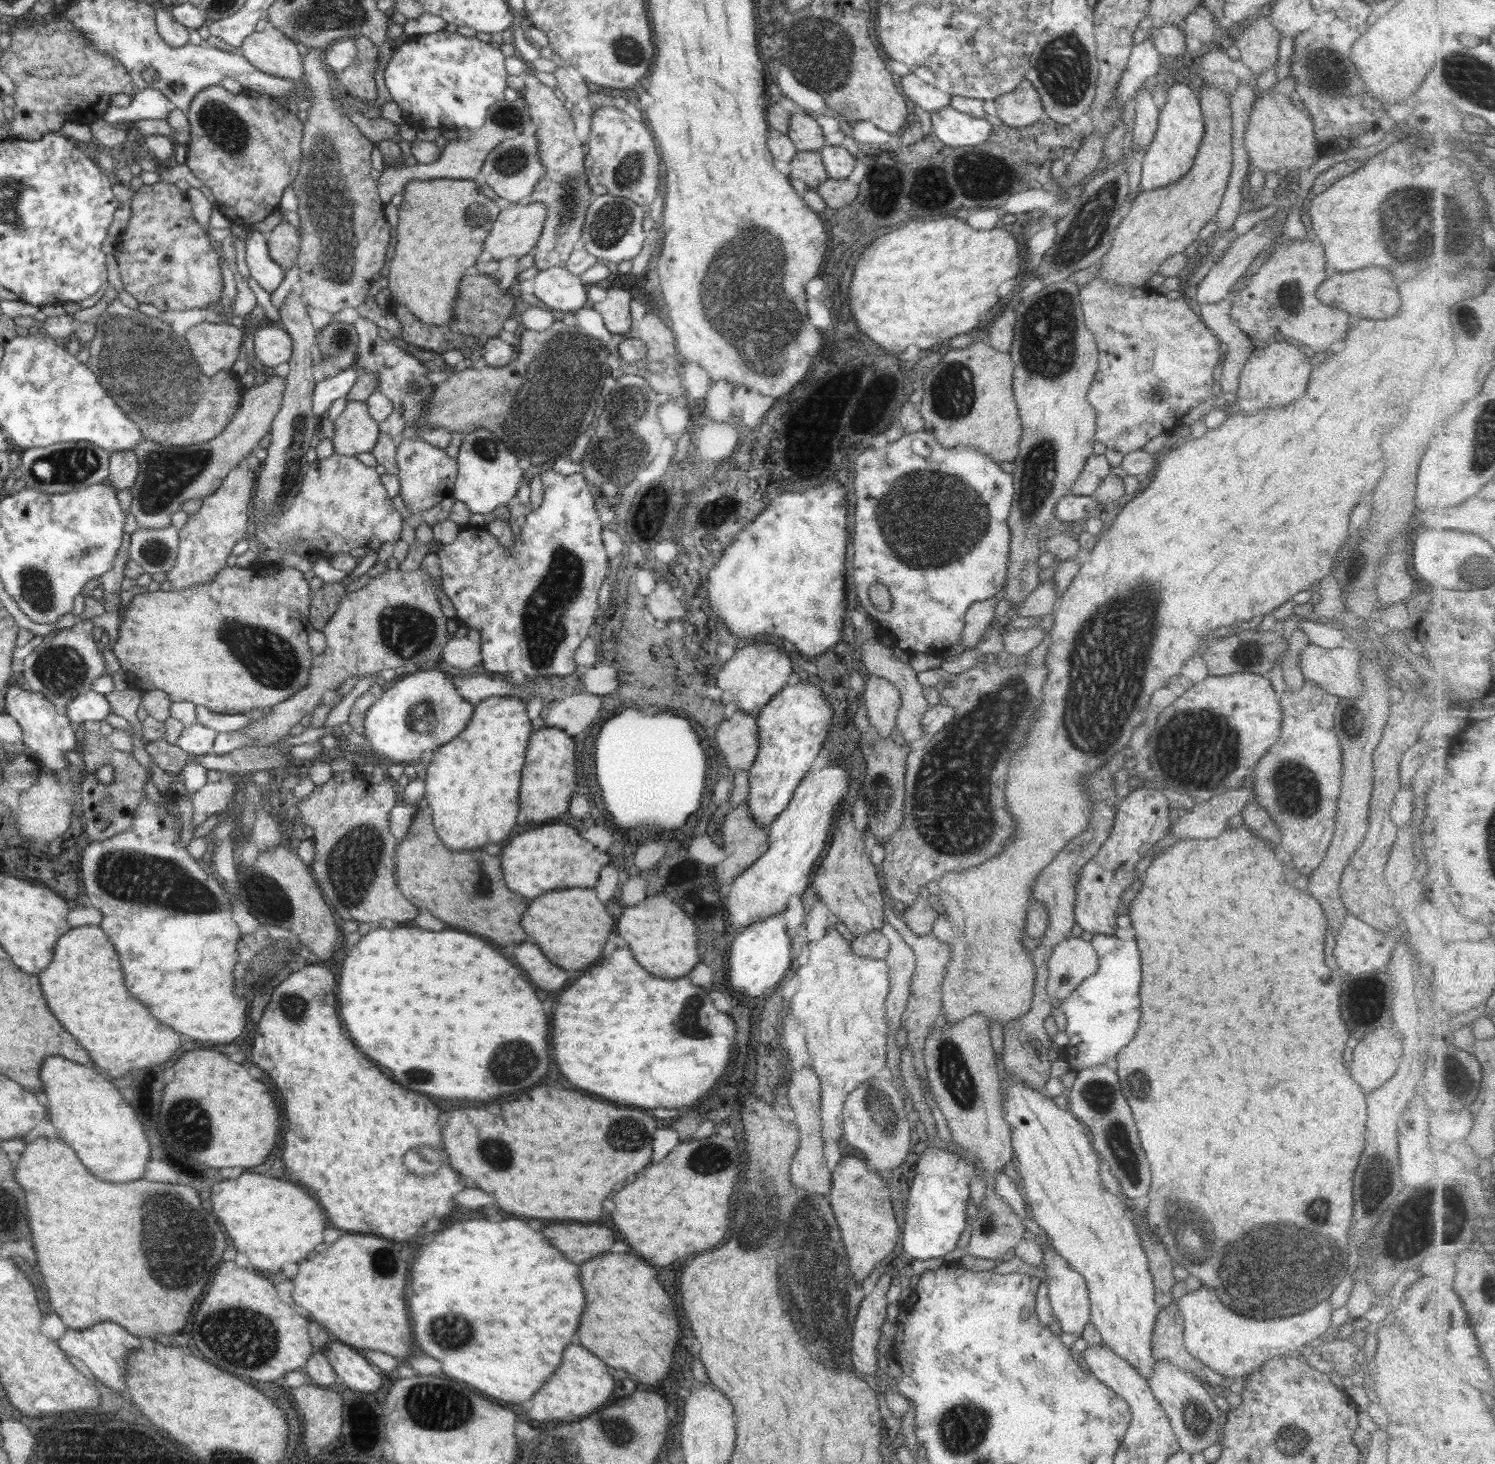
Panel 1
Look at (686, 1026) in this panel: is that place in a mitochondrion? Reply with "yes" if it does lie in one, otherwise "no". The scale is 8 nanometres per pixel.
yes

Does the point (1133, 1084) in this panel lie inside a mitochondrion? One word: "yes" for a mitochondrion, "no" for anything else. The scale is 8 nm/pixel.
yes

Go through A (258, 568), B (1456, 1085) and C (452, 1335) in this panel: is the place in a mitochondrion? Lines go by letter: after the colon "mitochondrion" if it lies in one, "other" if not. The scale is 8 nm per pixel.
A: other
B: mitochondrion
C: mitochondrion

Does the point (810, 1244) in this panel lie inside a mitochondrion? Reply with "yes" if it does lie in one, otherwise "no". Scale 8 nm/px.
yes

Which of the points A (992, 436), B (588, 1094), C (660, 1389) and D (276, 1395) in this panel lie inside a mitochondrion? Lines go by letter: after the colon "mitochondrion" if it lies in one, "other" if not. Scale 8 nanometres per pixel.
A: other
B: other
C: other
D: other

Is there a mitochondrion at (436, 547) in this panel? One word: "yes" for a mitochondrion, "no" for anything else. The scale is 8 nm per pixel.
no

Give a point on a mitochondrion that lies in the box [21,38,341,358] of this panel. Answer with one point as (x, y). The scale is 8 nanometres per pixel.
(222, 125)

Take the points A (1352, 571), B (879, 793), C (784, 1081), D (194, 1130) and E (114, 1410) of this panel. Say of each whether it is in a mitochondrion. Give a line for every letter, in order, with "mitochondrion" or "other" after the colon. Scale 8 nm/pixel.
A: other
B: mitochondrion
C: other
D: mitochondrion
E: other

